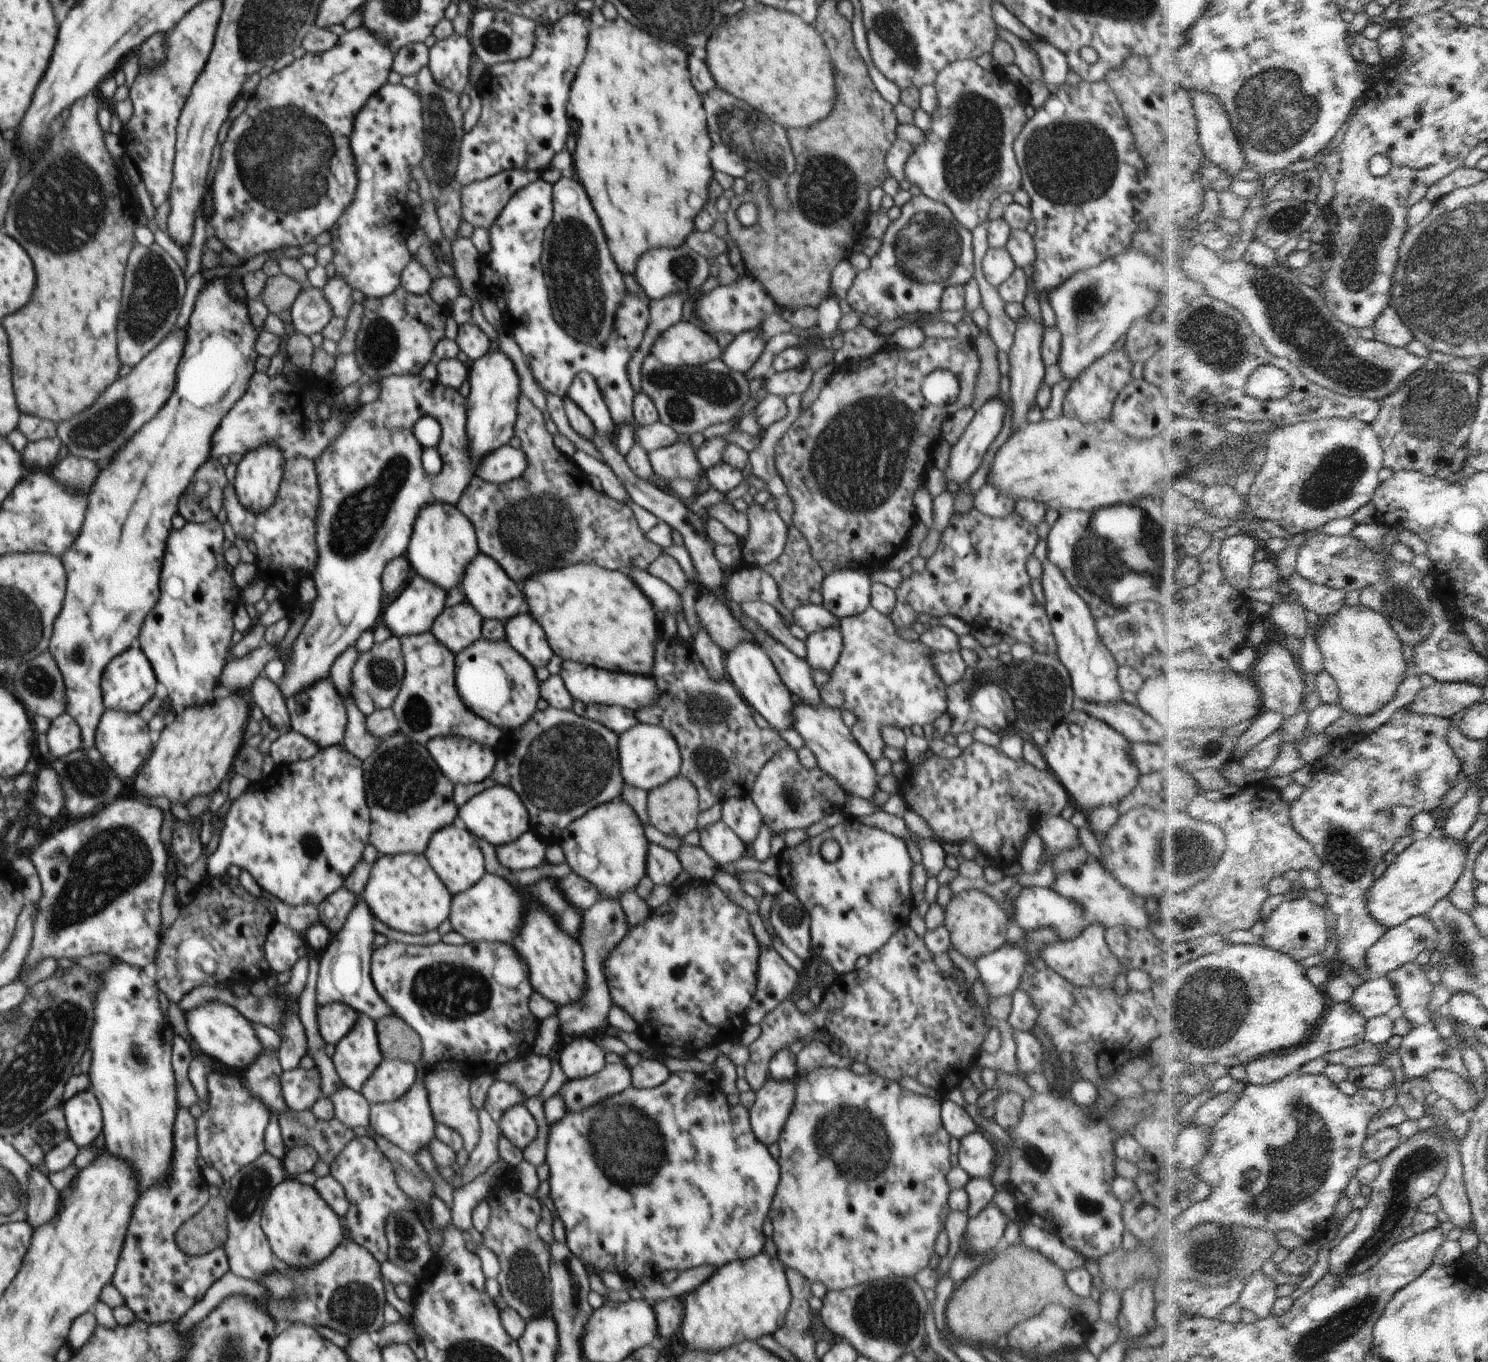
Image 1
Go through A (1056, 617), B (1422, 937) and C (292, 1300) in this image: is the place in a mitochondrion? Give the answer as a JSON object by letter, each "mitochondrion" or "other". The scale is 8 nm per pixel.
{"A":"other","B":"mitochondrion","C":"mitochondrion"}

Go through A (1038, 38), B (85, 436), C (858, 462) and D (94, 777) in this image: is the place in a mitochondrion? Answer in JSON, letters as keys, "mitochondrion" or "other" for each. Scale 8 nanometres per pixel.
{"A":"other","B":"mitochondrion","C":"mitochondrion","D":"mitochondrion"}

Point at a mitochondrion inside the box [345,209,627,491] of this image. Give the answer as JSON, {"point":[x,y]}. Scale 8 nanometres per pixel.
{"point":[580,295]}

